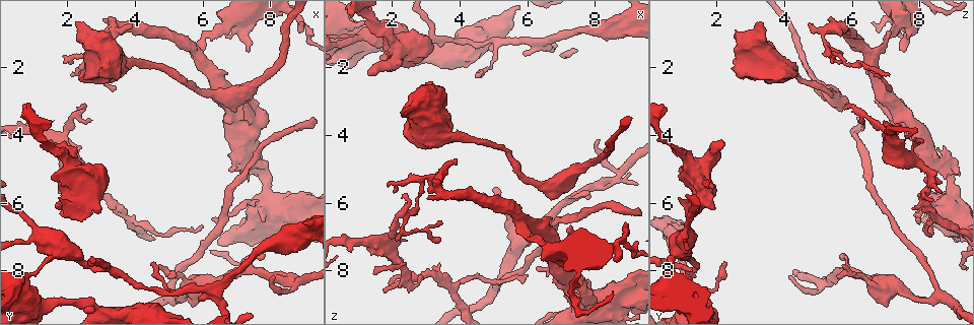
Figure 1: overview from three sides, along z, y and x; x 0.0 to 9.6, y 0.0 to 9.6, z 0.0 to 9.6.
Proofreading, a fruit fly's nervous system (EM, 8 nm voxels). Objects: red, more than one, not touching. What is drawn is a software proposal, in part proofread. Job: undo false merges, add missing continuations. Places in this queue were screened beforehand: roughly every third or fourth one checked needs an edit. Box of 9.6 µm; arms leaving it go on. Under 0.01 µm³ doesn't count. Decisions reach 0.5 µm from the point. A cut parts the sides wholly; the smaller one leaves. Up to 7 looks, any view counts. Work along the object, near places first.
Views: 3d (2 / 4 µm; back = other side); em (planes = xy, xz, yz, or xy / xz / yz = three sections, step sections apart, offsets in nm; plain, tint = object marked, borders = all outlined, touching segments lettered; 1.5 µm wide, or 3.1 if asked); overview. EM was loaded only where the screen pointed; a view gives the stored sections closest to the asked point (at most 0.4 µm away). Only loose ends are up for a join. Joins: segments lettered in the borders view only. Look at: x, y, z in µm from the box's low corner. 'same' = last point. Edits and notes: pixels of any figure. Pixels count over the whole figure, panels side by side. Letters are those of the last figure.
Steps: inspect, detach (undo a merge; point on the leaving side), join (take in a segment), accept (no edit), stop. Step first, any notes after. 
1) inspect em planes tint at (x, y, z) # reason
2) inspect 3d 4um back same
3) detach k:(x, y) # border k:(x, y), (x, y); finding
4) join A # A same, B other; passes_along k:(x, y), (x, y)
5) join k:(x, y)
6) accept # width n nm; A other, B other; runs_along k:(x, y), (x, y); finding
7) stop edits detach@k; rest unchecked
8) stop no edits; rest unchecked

inspect 3d 2um at (7.35, 1.45, 7.40) # an open end

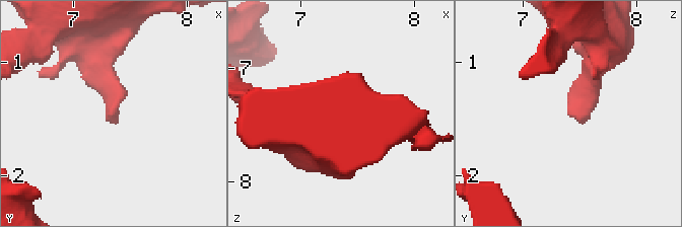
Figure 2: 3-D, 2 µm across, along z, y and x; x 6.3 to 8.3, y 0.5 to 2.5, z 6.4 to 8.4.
inspect em yz step 8 tint at (7.38, 1.46, 7.40)

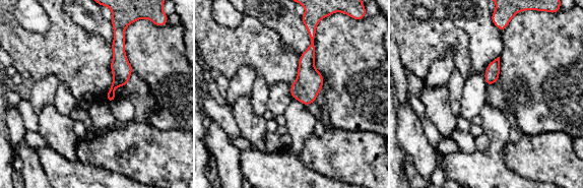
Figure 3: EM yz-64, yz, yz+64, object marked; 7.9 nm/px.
inspect em planes borders same # another direction

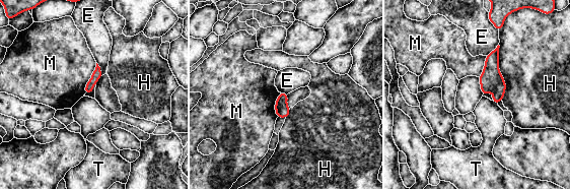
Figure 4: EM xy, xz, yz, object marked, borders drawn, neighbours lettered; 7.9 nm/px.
accept # E other, H other, M other, T other; border 4:(478, 77), (480, 90), (483, 93); no lettered segment goes on from it

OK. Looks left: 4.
inspect em planes plain at (5.80, 1.65, 6.60) # arms part here

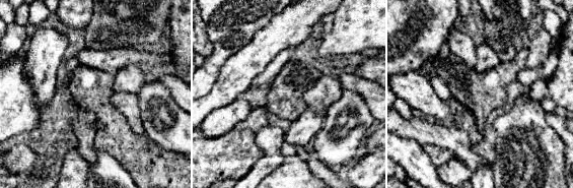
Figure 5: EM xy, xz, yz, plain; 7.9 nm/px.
inspect em planes tint same # where the object lies

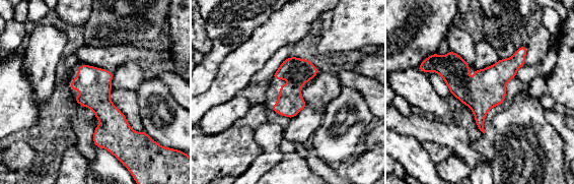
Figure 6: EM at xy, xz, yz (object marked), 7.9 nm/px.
inspect em planes borders same # what lies round it

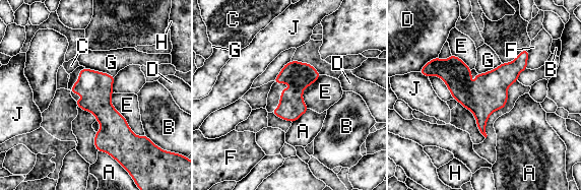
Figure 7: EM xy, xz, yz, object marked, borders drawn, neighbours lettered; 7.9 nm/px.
accept # longest_contact E 420 nm; A other, B other, C other, D other, E other, F other, G other, H other, J other; runs_along 7:(83, 71), (113, 123), (113, 152); all the same neuron

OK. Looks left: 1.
stop no edits; rest unchecked

